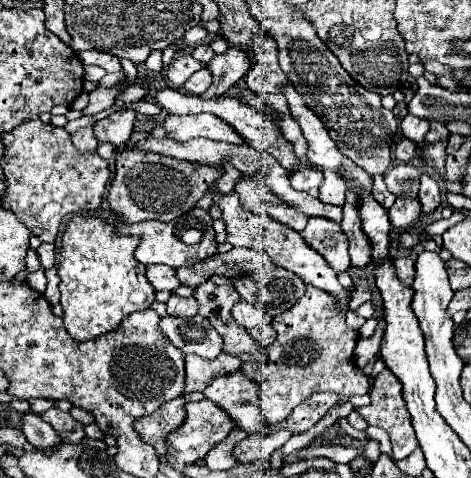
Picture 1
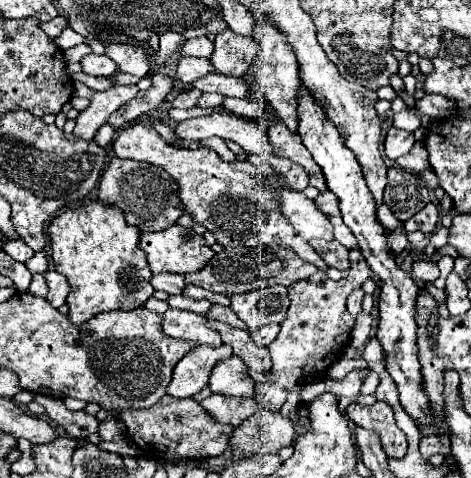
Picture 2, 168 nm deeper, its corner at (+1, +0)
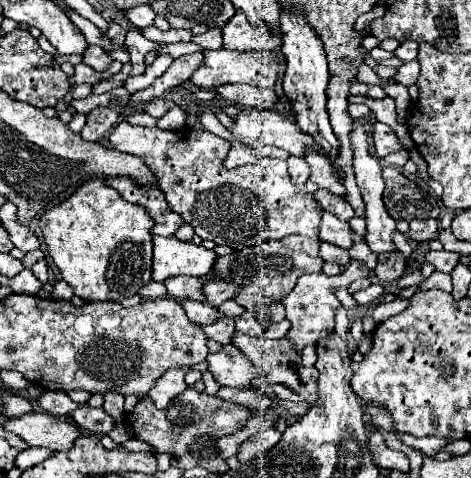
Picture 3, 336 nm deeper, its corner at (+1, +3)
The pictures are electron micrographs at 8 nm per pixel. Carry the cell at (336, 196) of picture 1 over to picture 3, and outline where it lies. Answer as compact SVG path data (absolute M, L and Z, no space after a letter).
M318 189L314 193L314 199L330 213L334 213L340 221L350 221L354 217L354 209L350 207L350 203L344 197L336 197L332 193L328 193L326 189Z

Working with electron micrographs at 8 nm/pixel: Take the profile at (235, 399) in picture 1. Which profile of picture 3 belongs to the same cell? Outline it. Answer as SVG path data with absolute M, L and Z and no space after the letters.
M224 345L218 353L210 353L206 361L210 363L208 371L214 375L218 385L244 389L260 375L252 361L234 345Z

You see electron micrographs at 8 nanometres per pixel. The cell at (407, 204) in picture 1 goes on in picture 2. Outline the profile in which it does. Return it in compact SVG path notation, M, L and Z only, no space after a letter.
M400 226L400 228L396 228L394 232L390 232L390 236L388 236L388 248L392 248L392 254L394 254L394 256L402 254L402 252L406 250L406 246L408 246L408 240L406 240L404 234L406 234L406 232L404 232L404 228Z

